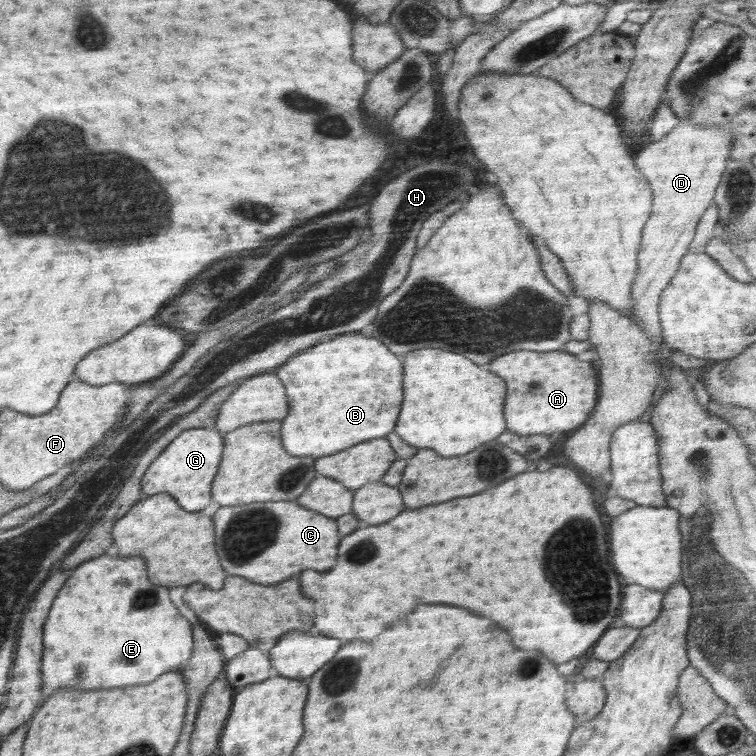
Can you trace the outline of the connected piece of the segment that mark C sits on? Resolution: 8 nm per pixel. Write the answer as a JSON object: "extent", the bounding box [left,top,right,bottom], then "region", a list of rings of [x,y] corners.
{"extent":[212,501,340,586],"region":[[[295,501],[258,502],[248,505],[221,507],[212,516],[212,521],[214,521],[214,528],[216,528],[216,530],[214,530],[214,532],[216,532],[216,552],[218,552],[218,558],[220,558],[222,566],[226,568],[226,572],[228,572],[230,576],[244,576],[244,578],[248,578],[248,580],[252,580],[252,582],[258,582],[258,584],[266,584],[266,586],[268,586],[268,584],[278,584],[278,582],[282,582],[282,580],[286,580],[286,578],[292,578],[294,574],[298,574],[298,572],[302,572],[302,570],[308,570],[308,568],[312,568],[312,570],[328,570],[328,568],[334,566],[336,556],[338,556],[336,546],[340,544],[340,536],[338,536],[336,519],[313,512],[312,510],[307,510],[299,506]]]}

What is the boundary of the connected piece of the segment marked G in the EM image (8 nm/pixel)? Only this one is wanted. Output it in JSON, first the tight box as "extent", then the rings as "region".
{"extent":[142,425,225,512],"region":[[[215,425],[185,430],[150,463],[142,476],[143,498],[168,493],[187,512],[198,512],[211,502],[211,484],[218,472],[225,439]]]}

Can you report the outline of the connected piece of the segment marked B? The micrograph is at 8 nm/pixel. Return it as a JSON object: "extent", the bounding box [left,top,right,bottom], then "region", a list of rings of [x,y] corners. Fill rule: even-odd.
{"extent":[274,333,404,458],"region":[[[350,333],[334,337],[326,342],[320,342],[299,351],[293,357],[290,357],[283,365],[274,370],[274,374],[284,384],[287,400],[290,406],[288,414],[281,420],[281,439],[282,447],[294,456],[311,456],[314,458],[323,457],[326,455],[337,453],[338,451],[350,448],[360,442],[370,441],[374,438],[383,438],[391,434],[395,429],[398,414],[400,414],[402,402],[404,401],[404,368],[398,356],[394,356],[386,346],[382,346],[376,338],[368,338],[364,333]]]}

